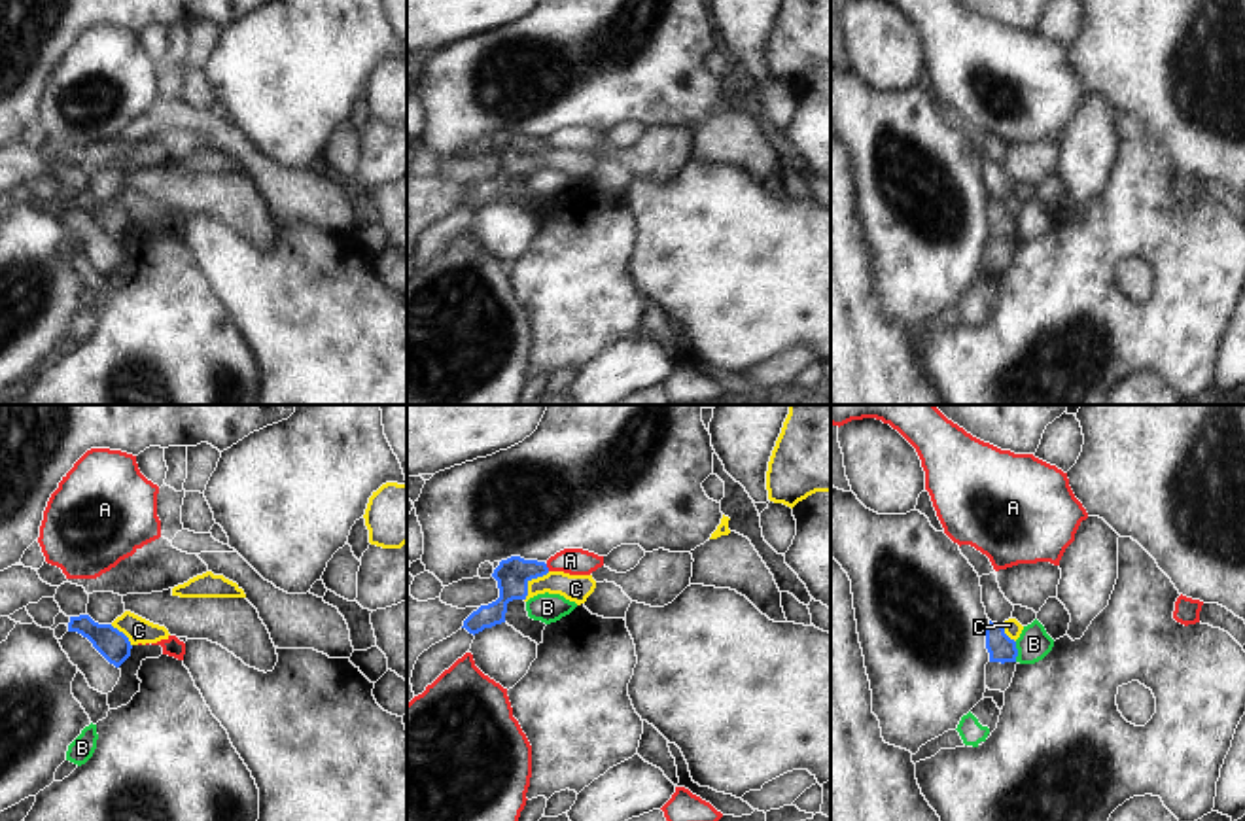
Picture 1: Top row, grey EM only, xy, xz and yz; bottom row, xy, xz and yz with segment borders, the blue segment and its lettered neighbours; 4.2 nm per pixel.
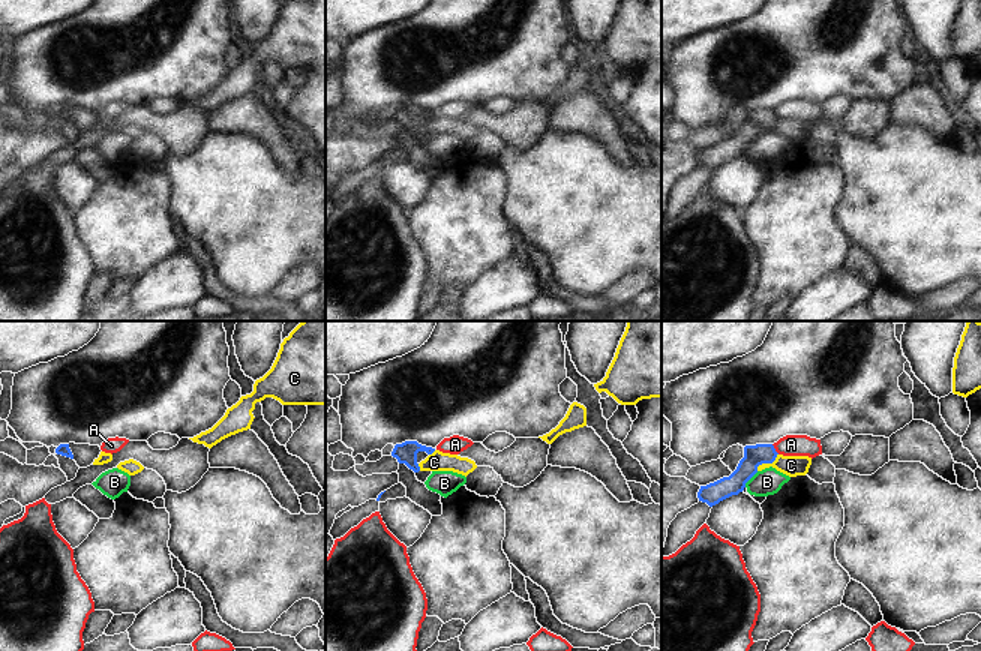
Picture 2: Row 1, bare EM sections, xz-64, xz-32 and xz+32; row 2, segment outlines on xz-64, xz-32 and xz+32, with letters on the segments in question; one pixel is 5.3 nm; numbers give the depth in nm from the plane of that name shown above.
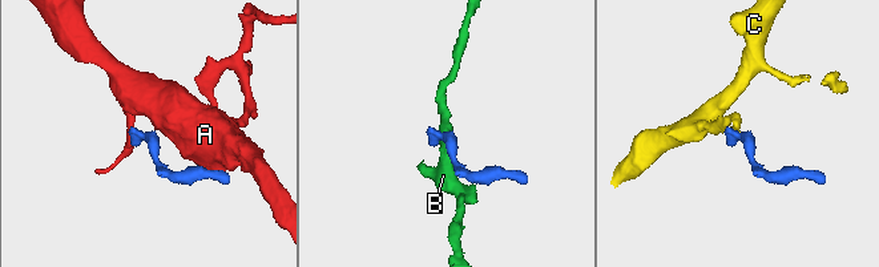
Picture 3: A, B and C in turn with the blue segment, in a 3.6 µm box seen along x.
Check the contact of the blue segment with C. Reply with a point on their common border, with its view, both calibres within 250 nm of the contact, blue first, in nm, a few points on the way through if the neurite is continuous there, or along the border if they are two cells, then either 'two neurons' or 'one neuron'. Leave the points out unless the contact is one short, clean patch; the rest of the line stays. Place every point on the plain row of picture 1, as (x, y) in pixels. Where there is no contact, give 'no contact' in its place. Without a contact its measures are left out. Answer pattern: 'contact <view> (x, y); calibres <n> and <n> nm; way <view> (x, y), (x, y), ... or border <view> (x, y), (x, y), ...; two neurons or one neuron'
contact xz (530, 156); calibres 140 and 110 nm; way xz (513, 150), (519, 156), (530, 156), (557, 157), (576, 165); one neuron

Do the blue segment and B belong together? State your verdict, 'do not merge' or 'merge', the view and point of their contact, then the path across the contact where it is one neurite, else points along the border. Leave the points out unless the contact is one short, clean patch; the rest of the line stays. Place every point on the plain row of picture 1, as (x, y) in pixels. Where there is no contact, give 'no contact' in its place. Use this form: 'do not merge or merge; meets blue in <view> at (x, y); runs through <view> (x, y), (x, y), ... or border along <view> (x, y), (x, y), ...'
do not merge; meets blue in yz at (1017, 227); border along yz (1015, 218), (1017, 237)

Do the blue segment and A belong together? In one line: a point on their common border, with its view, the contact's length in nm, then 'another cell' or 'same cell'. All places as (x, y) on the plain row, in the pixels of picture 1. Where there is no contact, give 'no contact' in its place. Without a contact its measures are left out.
contact xz (547, 144); length 40 nm; another cell

